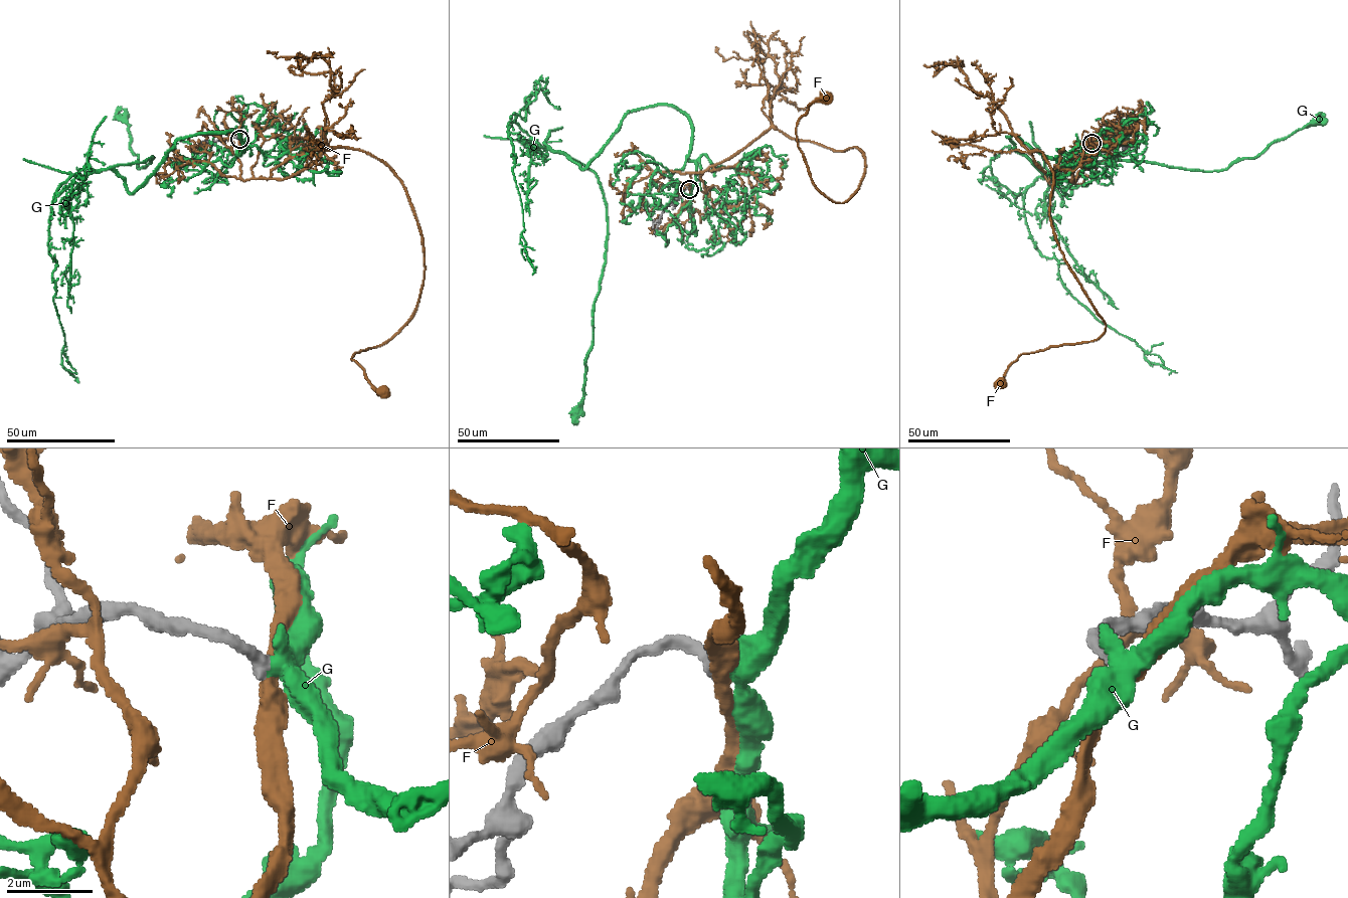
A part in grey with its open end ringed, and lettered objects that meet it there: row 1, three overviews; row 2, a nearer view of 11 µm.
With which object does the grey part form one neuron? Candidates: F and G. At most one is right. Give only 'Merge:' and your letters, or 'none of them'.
Merge: G

